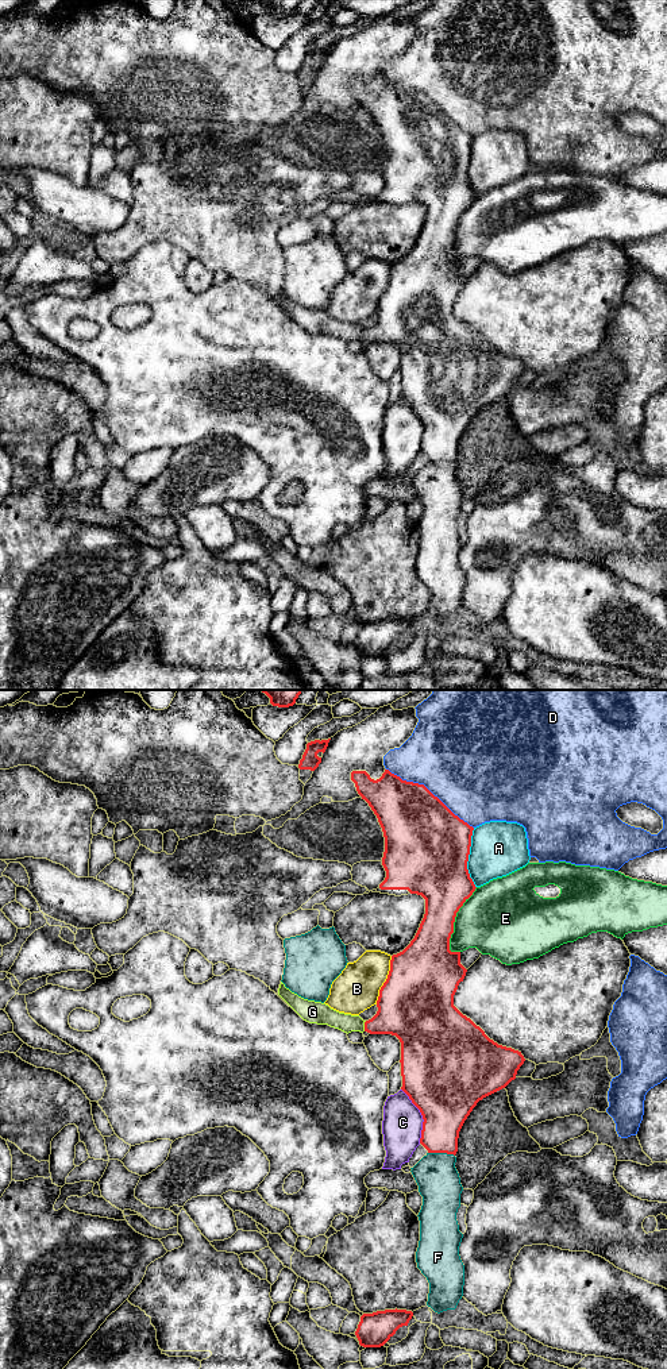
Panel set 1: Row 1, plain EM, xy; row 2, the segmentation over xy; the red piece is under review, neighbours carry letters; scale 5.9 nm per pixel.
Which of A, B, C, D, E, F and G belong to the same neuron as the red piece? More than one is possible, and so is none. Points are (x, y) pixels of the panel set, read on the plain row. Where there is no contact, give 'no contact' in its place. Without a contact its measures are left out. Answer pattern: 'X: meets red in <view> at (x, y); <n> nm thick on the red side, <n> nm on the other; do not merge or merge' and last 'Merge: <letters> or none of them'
A: meets red in xy at (467, 166); 500 nm thick on the red side, 320 nm on the other; do not merge
B: meets red in xy at (386, 289); 440 nm thick on the red side, 280 nm on the other; do not merge
C: meets red in xy at (421, 423); 480 nm thick on the red side, 240 nm on the other; do not merge
D: meets red in xy at (428, 99); 420 nm thick on the red side, 500 nm on the other; do not merge
E: meets red in xy at (454, 228); 320 nm thick on the red side, 420 nm on the other; do not merge
F: meets red in xy at (442, 461); 280 nm thick on the red side, 260 nm on the other; do not merge
G: meets red in xy at (365, 335); 300 nm thick on the red side, 110 nm on the other; merge
Merge: G

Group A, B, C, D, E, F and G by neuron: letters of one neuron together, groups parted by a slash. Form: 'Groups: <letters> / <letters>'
Groups: A / B / C / D / E / F / G

